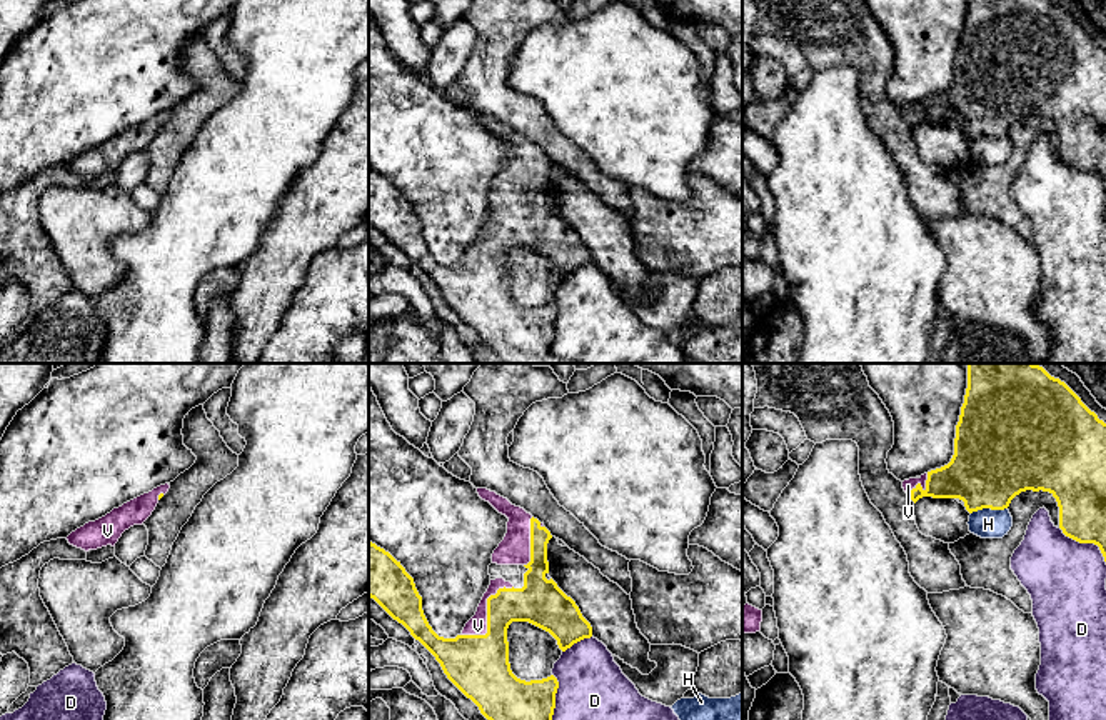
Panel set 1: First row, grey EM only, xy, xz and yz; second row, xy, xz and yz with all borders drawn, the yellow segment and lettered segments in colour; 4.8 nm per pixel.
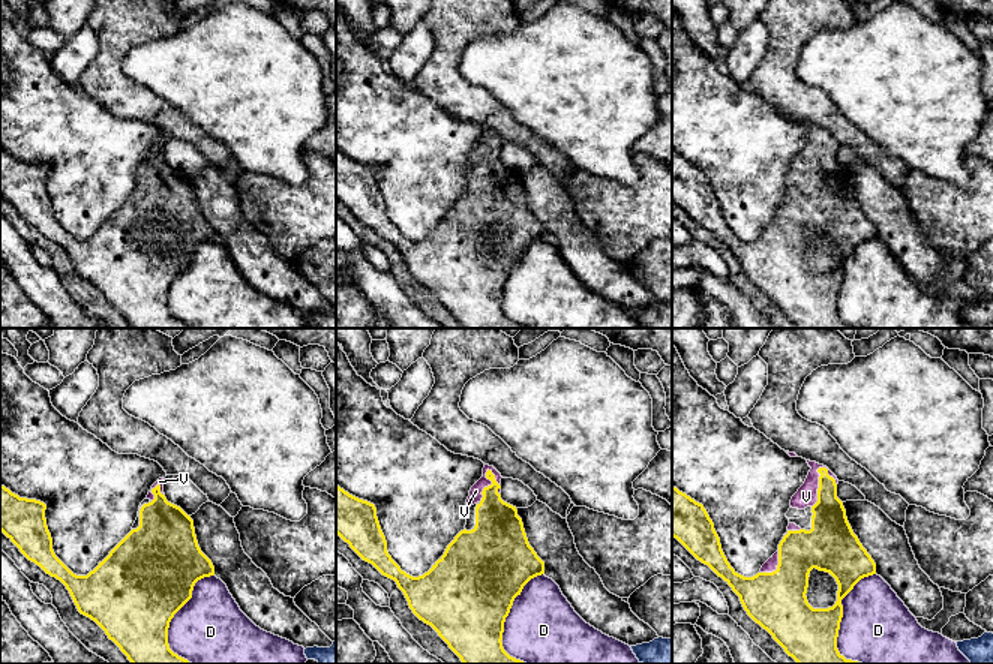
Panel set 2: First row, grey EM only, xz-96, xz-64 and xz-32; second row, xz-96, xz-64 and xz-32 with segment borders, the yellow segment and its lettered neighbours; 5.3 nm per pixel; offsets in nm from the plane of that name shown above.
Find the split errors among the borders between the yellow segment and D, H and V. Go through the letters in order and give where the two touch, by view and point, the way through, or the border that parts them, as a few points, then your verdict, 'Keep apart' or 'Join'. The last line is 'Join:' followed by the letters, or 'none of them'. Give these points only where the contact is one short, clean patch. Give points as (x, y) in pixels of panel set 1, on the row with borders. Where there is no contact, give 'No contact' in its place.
D: Touches yellow at yz (1086, 542). Keep apart
H: Touches yellow at yz (988, 507). Keep apart
V: Touches yellow at xz (487, 615). Join
Join: V

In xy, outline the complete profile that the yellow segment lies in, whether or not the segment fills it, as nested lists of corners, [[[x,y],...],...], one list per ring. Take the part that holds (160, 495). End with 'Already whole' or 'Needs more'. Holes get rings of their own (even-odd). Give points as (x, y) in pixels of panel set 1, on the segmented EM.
[[[168,483],[160,485],[152,492],[113,508],[105,517],[85,523],[67,537],[68,543],[85,552],[107,545],[115,547],[125,530],[133,525],[142,525],[152,515],[158,500],[168,492],[168,488]]]. Needs more

